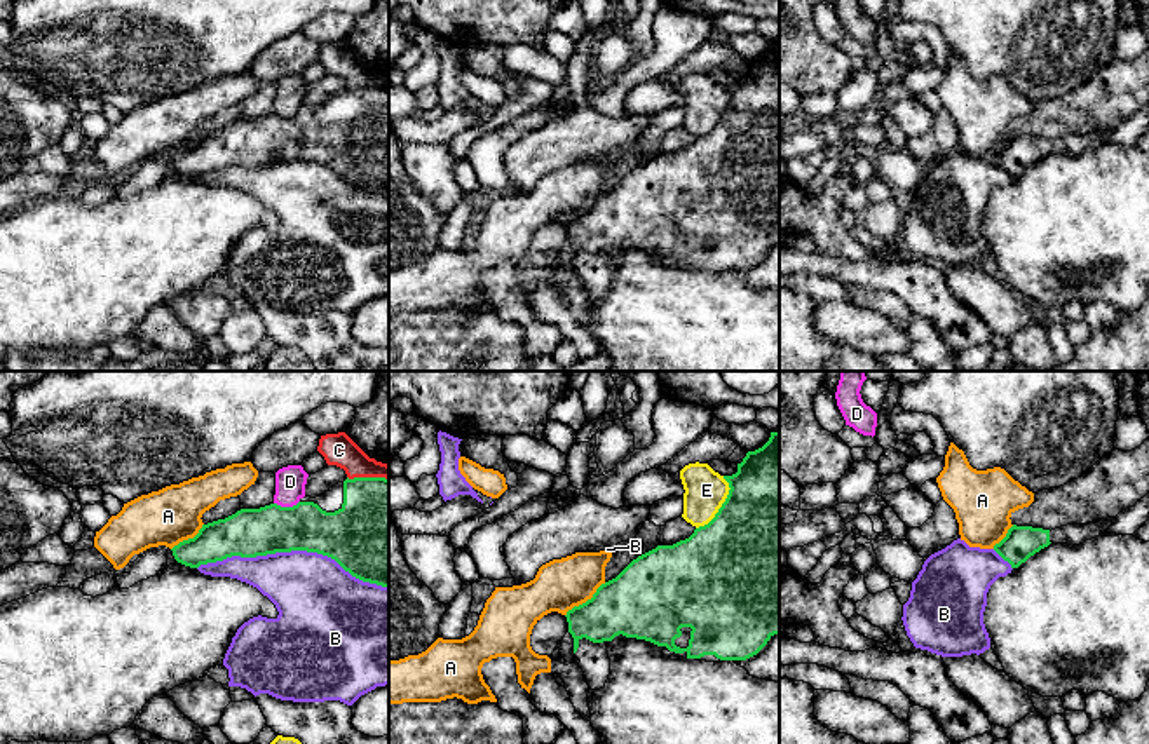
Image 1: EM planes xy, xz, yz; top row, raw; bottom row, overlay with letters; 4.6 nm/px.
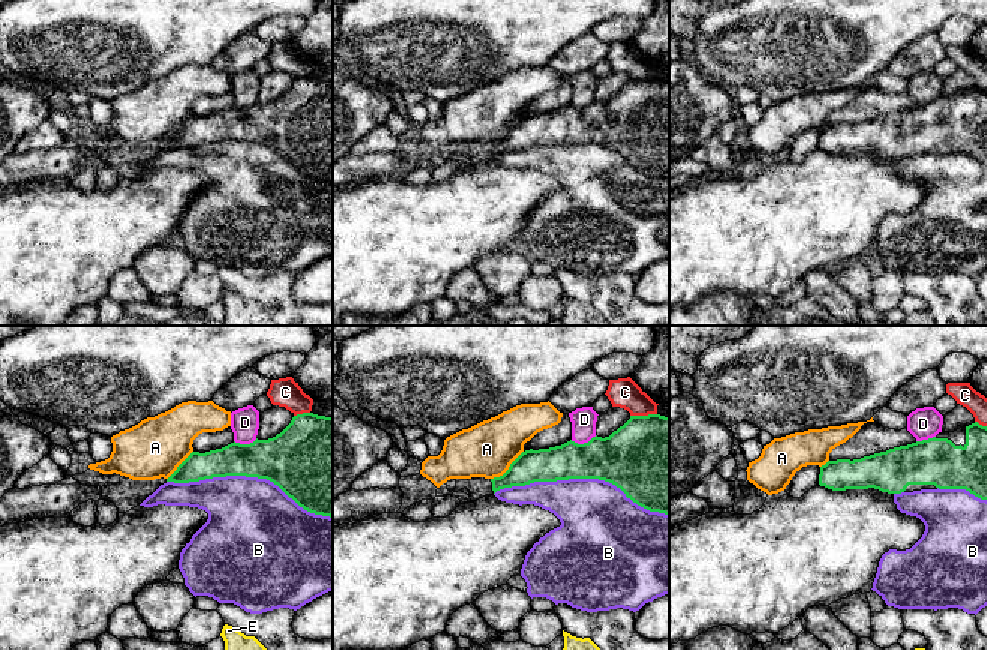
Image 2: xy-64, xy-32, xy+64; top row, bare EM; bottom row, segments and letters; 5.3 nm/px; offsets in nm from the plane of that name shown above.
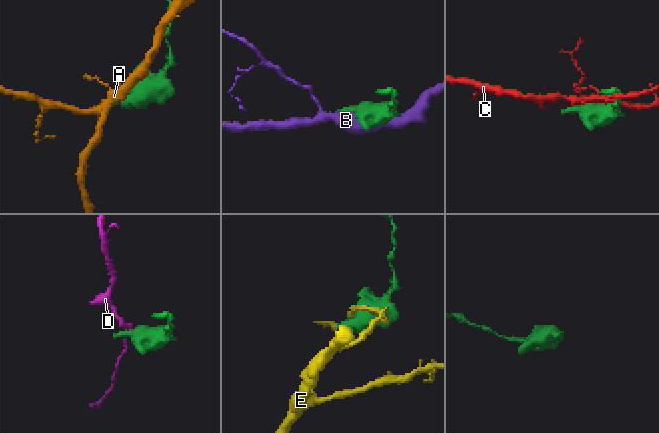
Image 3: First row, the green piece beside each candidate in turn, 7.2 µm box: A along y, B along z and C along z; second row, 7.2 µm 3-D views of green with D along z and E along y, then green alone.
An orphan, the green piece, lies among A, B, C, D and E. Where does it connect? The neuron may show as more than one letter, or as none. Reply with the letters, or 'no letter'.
no letter

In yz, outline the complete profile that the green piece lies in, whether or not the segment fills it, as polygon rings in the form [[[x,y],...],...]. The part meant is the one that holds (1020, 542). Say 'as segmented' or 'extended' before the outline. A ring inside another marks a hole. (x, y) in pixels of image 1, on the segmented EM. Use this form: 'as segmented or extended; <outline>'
extended; [[[1114,517],[1097,519],[1090,524],[1067,524],[1055,530],[1043,530],[1032,526],[1013,524],[1006,537],[994,545],[994,551],[1011,565],[1018,568],[1030,556],[1053,544],[1079,545],[1091,540],[1109,530]]]

